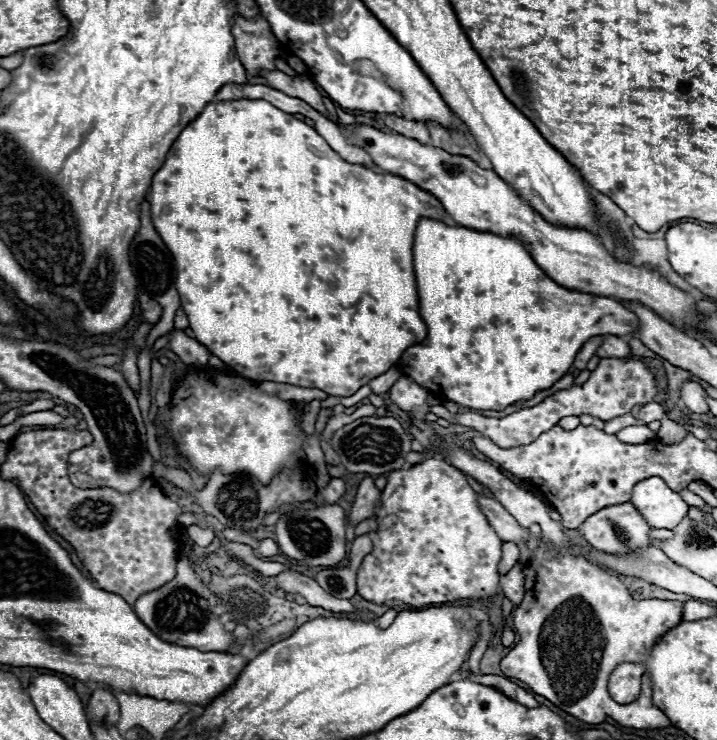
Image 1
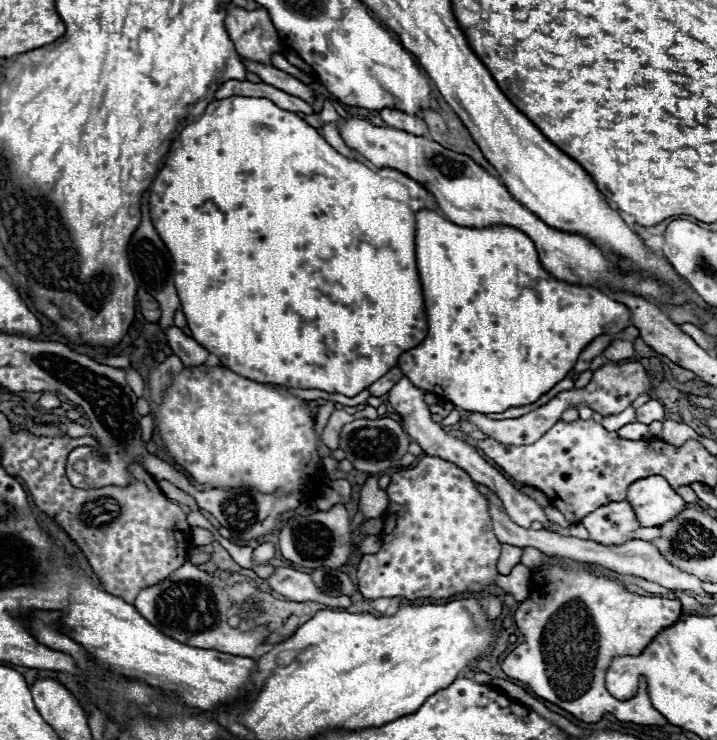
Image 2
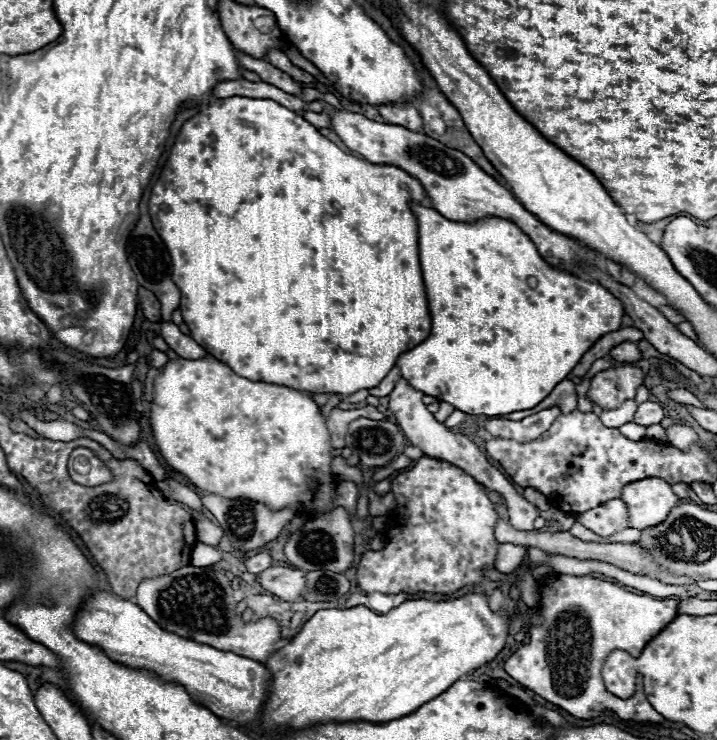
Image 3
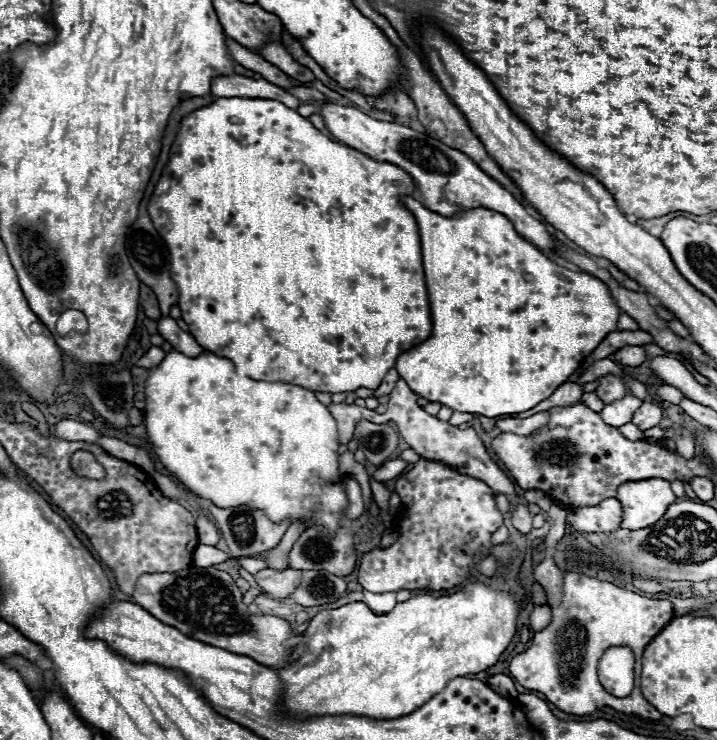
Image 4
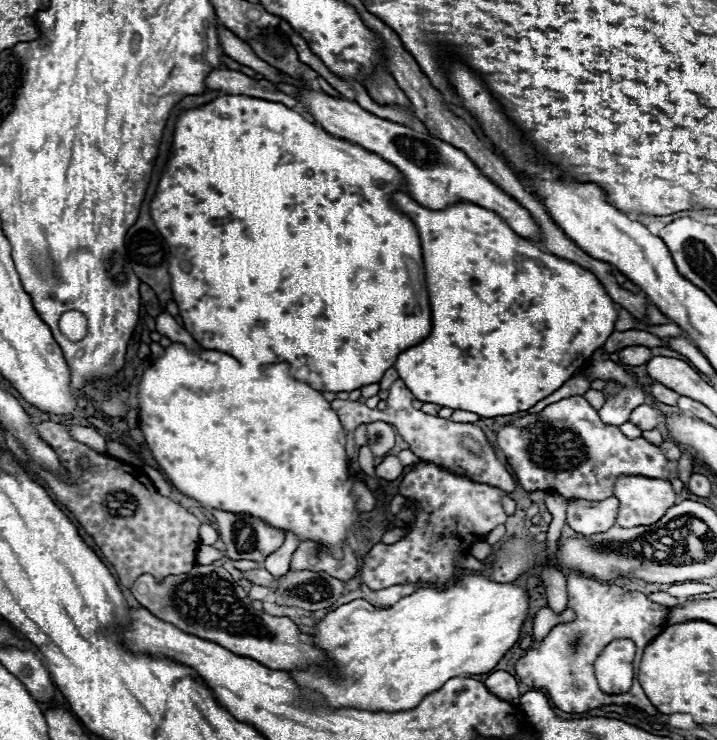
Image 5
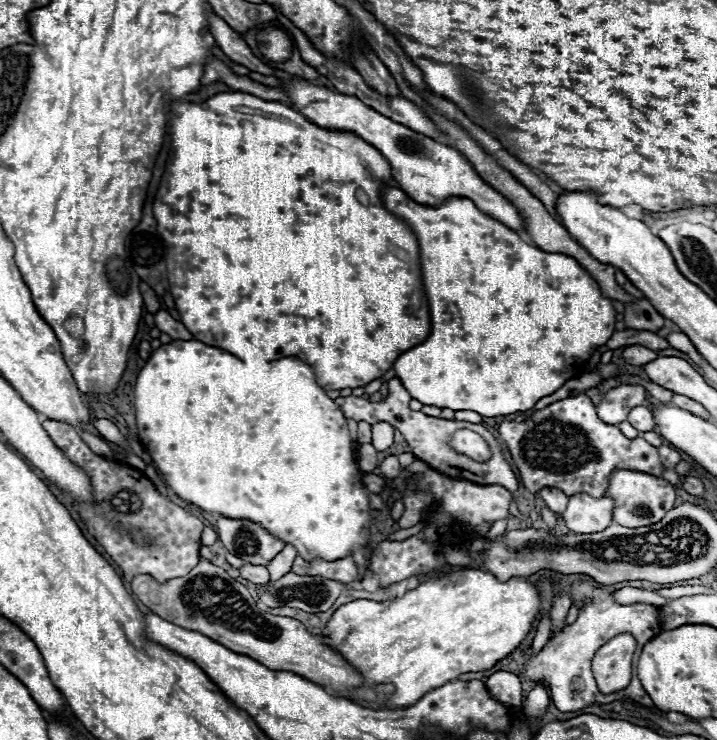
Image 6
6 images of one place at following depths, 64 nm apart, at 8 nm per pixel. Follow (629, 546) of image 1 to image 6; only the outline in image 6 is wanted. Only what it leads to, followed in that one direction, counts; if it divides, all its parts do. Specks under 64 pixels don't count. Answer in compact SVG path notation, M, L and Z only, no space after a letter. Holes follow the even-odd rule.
M572 494L562 512L564 524L576 534L594 534L608 528L612 520L612 500L592 498L588 494Z

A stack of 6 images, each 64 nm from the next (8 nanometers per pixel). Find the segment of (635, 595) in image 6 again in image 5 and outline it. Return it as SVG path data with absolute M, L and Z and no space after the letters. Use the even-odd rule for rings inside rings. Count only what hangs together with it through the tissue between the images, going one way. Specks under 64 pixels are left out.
M652 592L652 594L646 594L652 602L656 602L656 604L662 604L662 606L672 606L672 604L680 604L680 600L678 598L672 598L670 594L666 594L666 592Z

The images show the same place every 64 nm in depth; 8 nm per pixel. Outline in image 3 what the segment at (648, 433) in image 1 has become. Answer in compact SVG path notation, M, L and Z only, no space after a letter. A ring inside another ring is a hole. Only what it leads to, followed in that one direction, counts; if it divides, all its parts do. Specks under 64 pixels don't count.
M628 422L628 424L620 426L620 432L622 432L624 436L628 436L630 440L642 440L642 438L644 438L644 434L646 434L646 428L644 428L644 426L640 426L640 424Z

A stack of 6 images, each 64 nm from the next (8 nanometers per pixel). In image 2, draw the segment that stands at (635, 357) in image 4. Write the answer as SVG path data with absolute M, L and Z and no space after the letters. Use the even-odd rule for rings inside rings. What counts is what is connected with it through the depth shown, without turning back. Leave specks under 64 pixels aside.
M614 340L606 350L604 350L604 358L606 360L612 360L612 362L620 362L620 360L628 360L628 358L634 358L636 350L634 350L634 344L628 342L628 340Z

